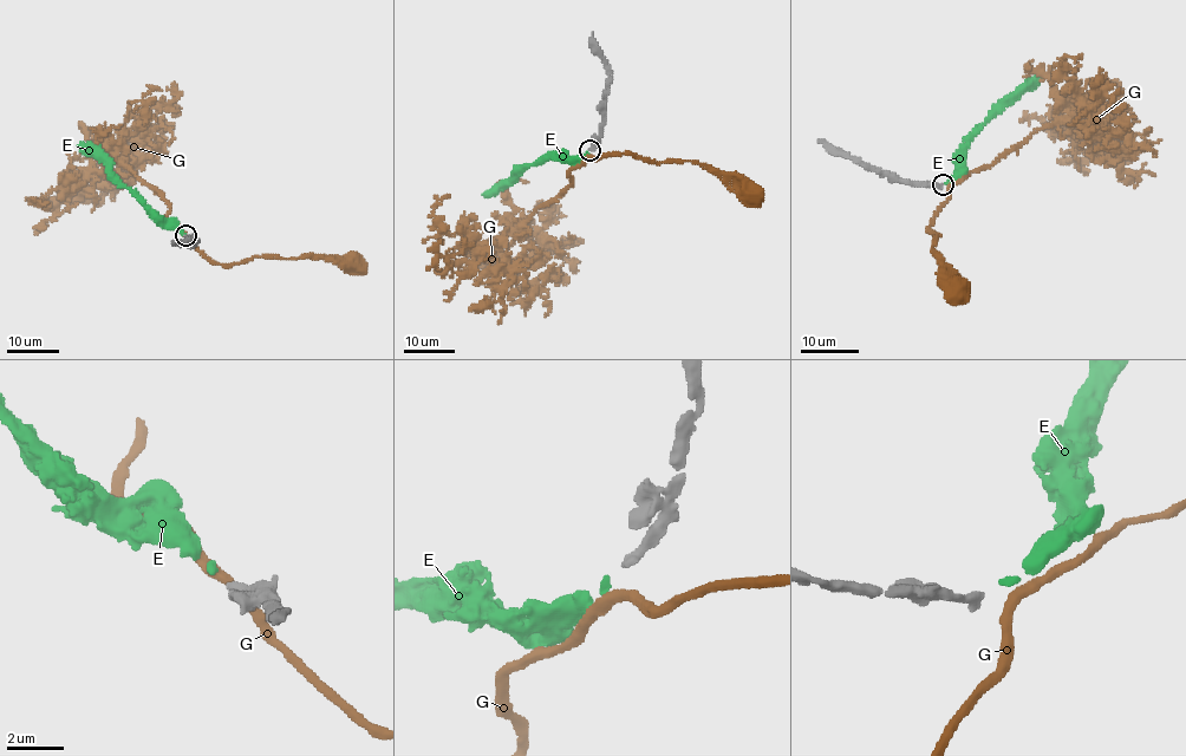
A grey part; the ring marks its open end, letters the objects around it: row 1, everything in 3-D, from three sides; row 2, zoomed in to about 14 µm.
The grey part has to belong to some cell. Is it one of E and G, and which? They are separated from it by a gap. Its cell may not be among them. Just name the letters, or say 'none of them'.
E

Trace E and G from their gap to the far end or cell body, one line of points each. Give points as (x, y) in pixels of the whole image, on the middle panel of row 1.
E: (587, 151), (585, 156), (558, 155), (529, 164), (484, 196)
G: (590, 154), (598, 157), (627, 152), (659, 162), (697, 161), (730, 173), (749, 194)

